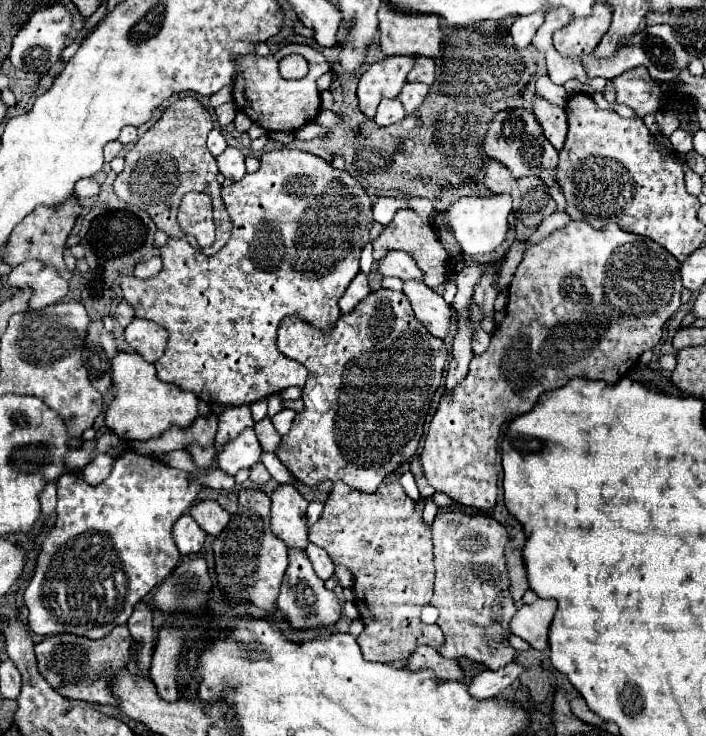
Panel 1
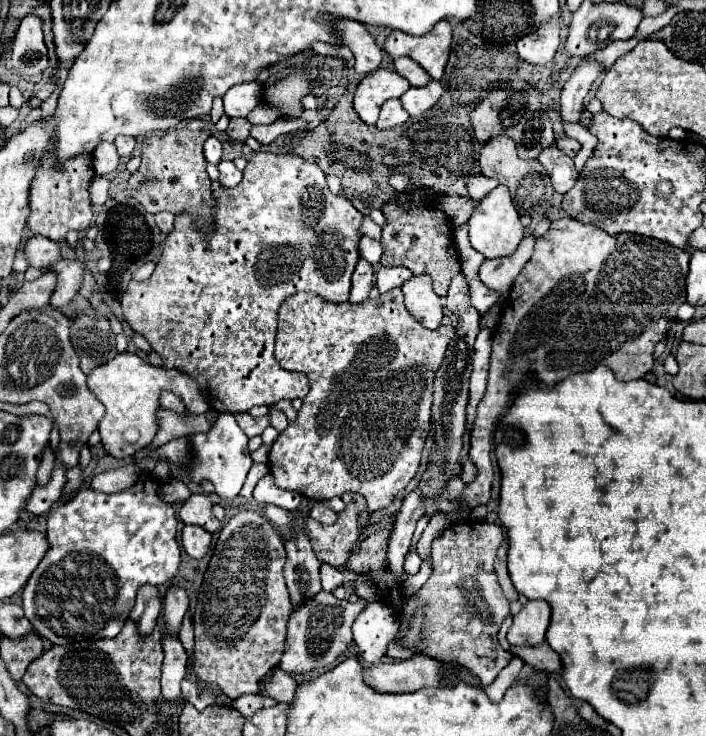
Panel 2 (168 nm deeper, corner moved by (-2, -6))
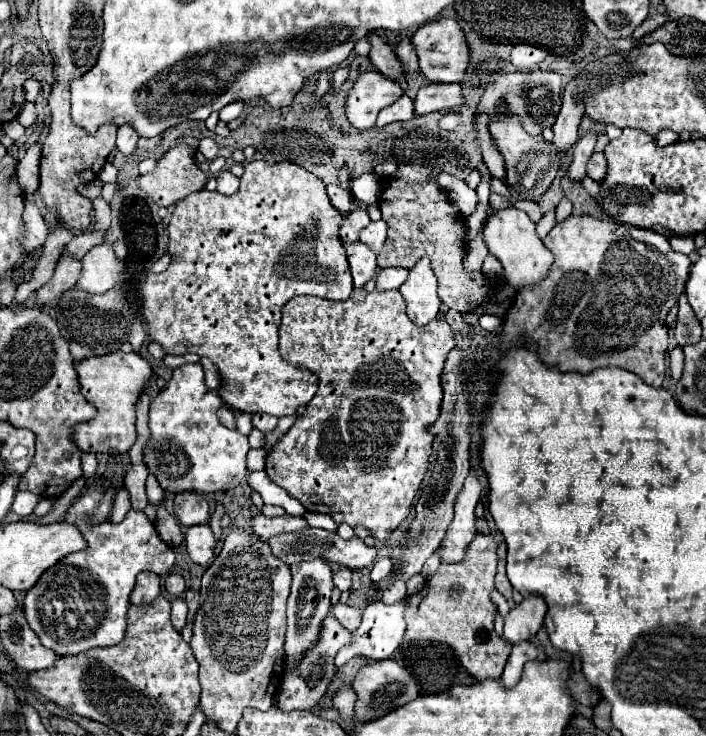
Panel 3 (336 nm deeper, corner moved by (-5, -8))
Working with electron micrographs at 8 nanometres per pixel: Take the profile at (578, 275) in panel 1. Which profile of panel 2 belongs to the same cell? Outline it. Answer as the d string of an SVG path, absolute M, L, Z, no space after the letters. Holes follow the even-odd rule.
M564 217L552 223L552 227L536 241L530 261L524 265L516 277L510 295L506 299L504 313L492 339L490 375L488 389L478 405L478 417L472 431L470 457L478 469L474 483L466 485L464 503L468 507L486 505L490 499L490 487L494 469L490 453L492 436L498 427L500 417L508 411L514 391L536 375L536 381L552 387L572 373L592 371L596 365L606 365L614 369L620 381L642 379L654 367L654 347L662 341L668 323L676 319L678 307L686 301L686 275L688 275L690 255L684 249L676 249L644 235L608 235L606 231L580 223L572 217Z

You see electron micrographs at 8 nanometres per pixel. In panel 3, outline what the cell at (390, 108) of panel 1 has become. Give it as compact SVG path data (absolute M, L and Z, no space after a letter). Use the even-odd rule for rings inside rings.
M403 95L393 105L381 109L381 113L377 117L377 127L385 127L385 125L395 123L395 121L409 121L411 117L413 117L413 99Z

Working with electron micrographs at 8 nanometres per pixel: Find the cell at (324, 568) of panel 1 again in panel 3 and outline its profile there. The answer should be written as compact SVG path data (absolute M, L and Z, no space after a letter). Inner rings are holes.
M339 569L335 575L333 575L333 583L339 591L349 591L351 587L351 571L349 569Z

